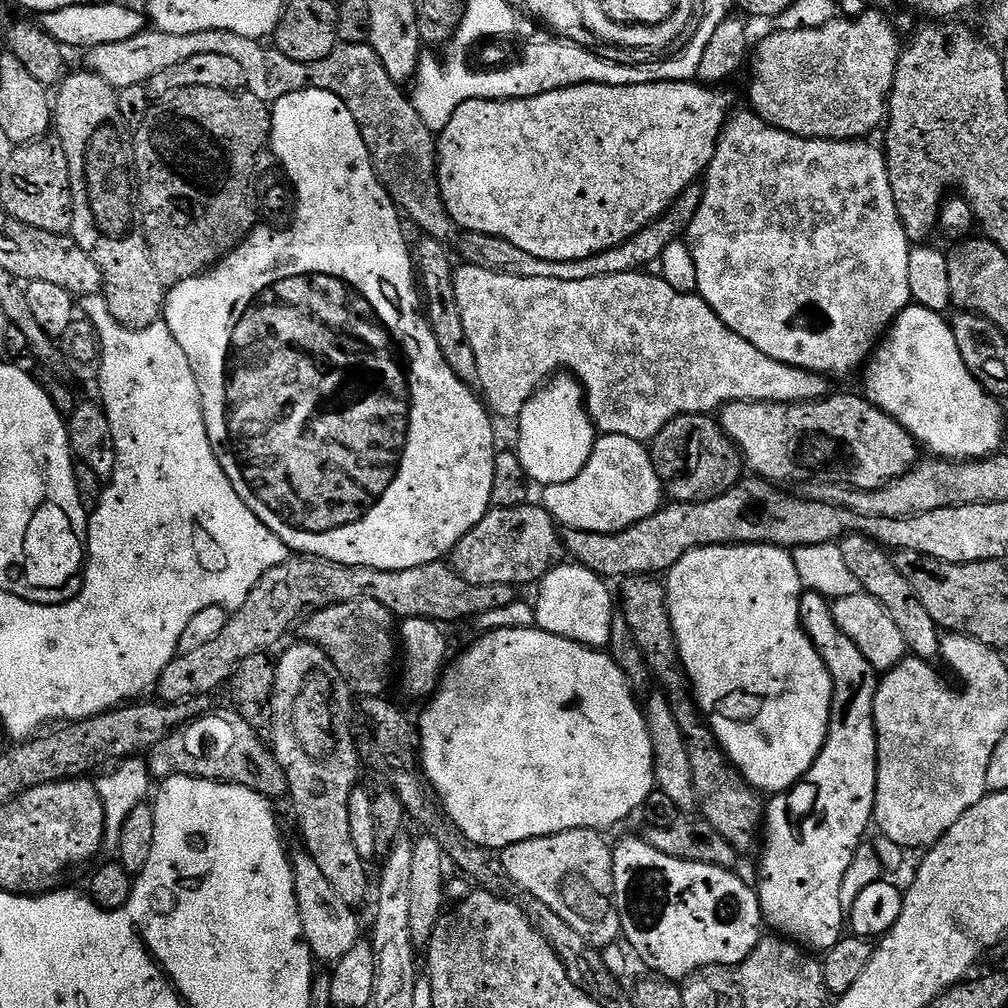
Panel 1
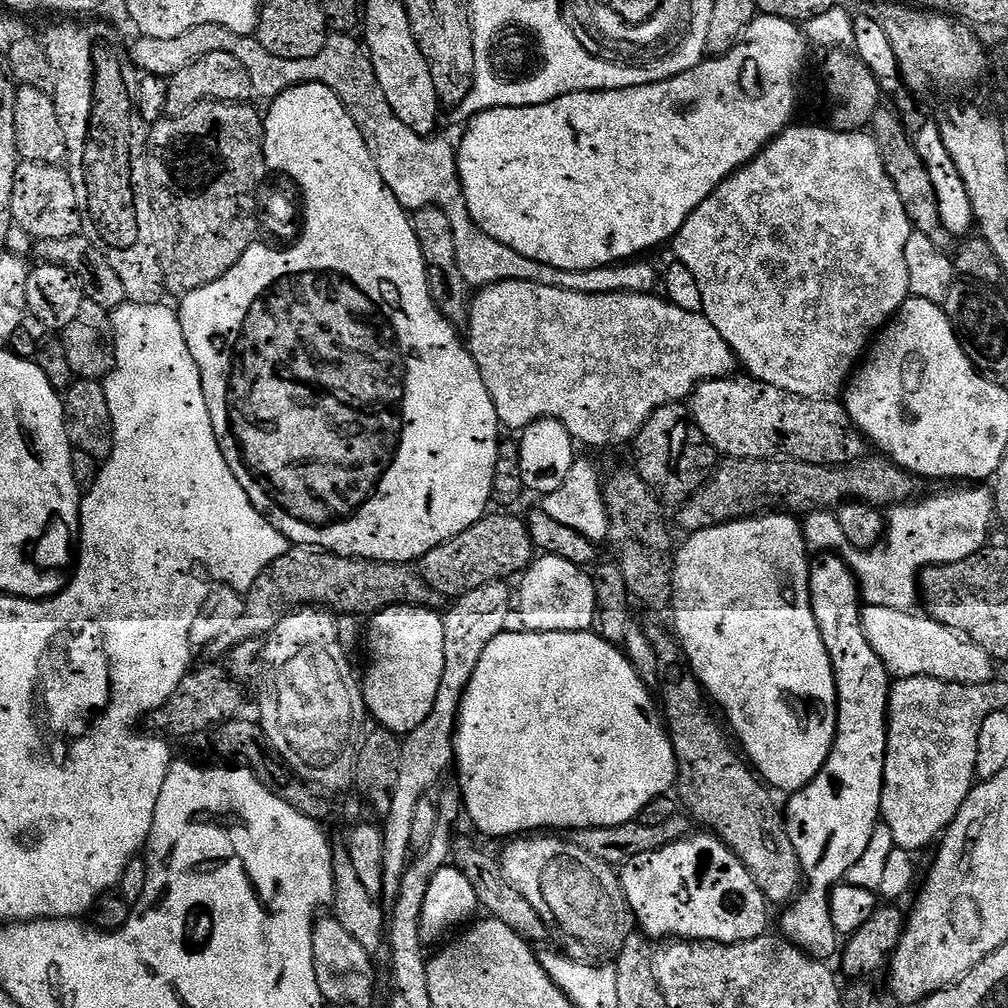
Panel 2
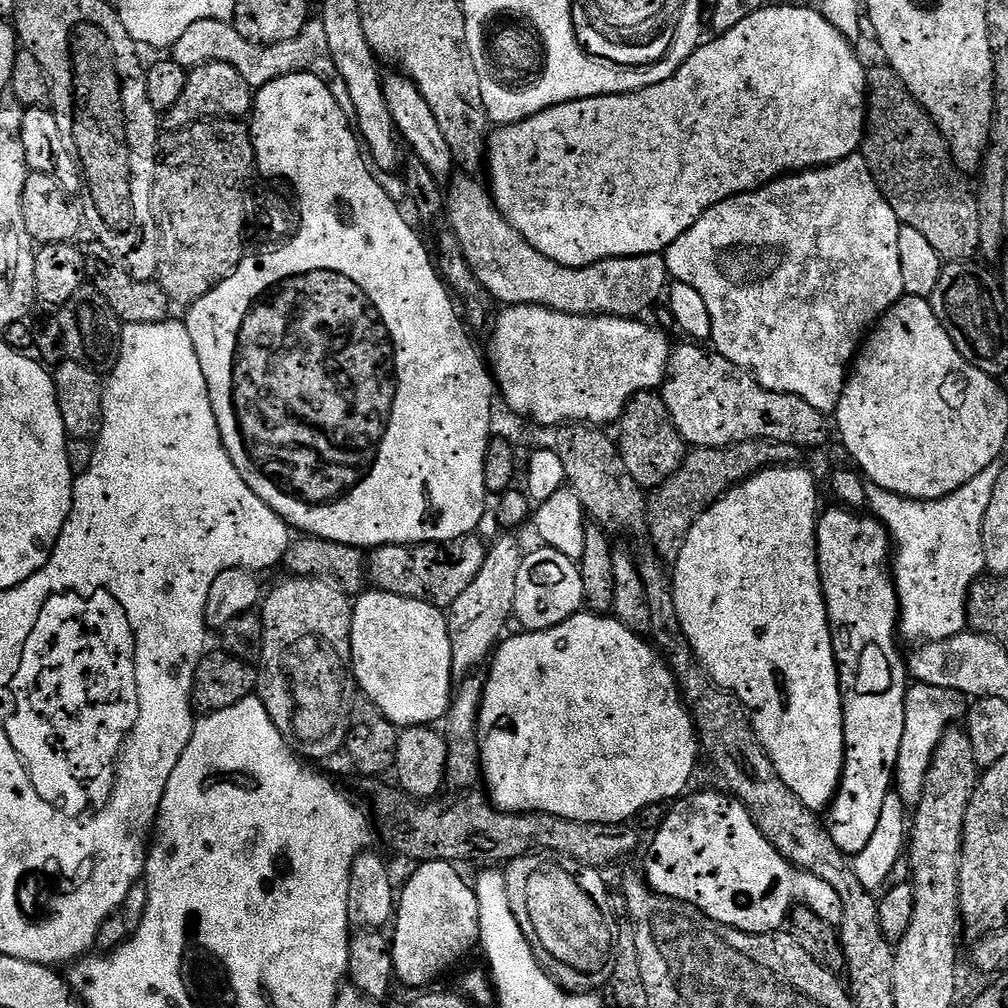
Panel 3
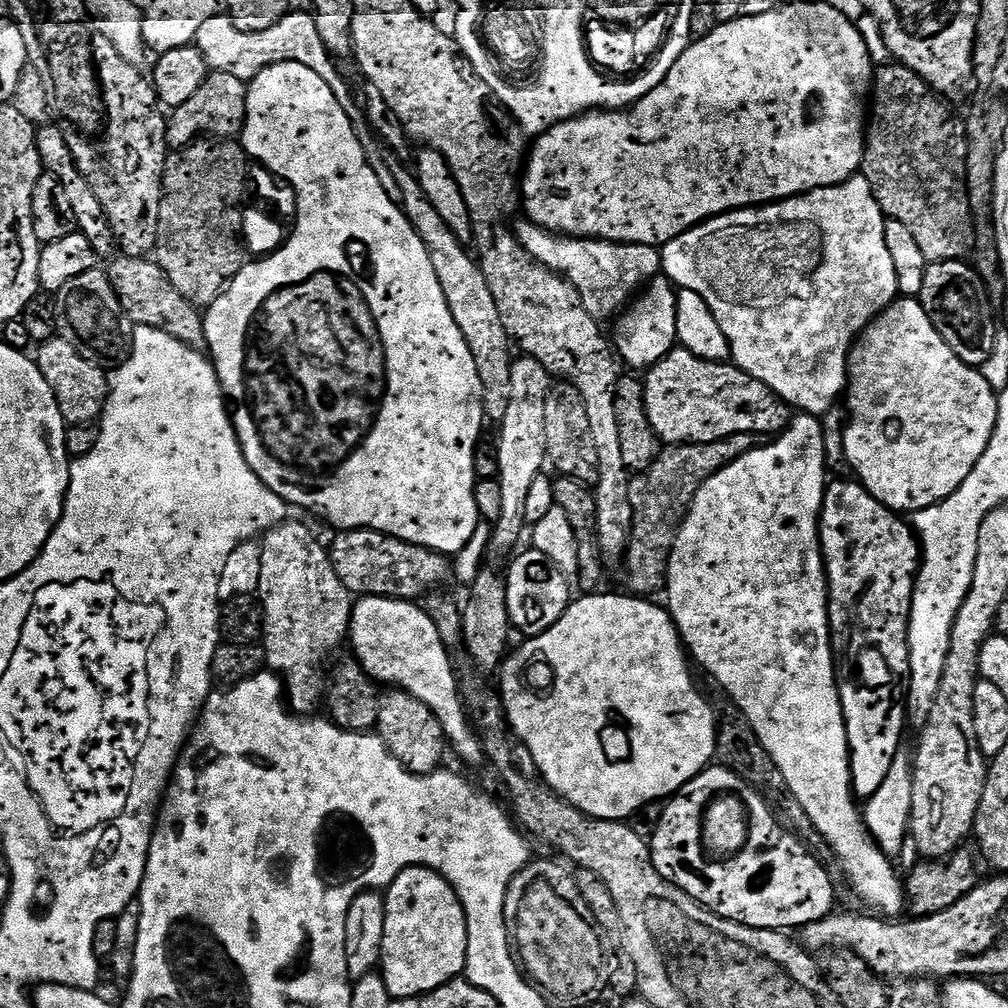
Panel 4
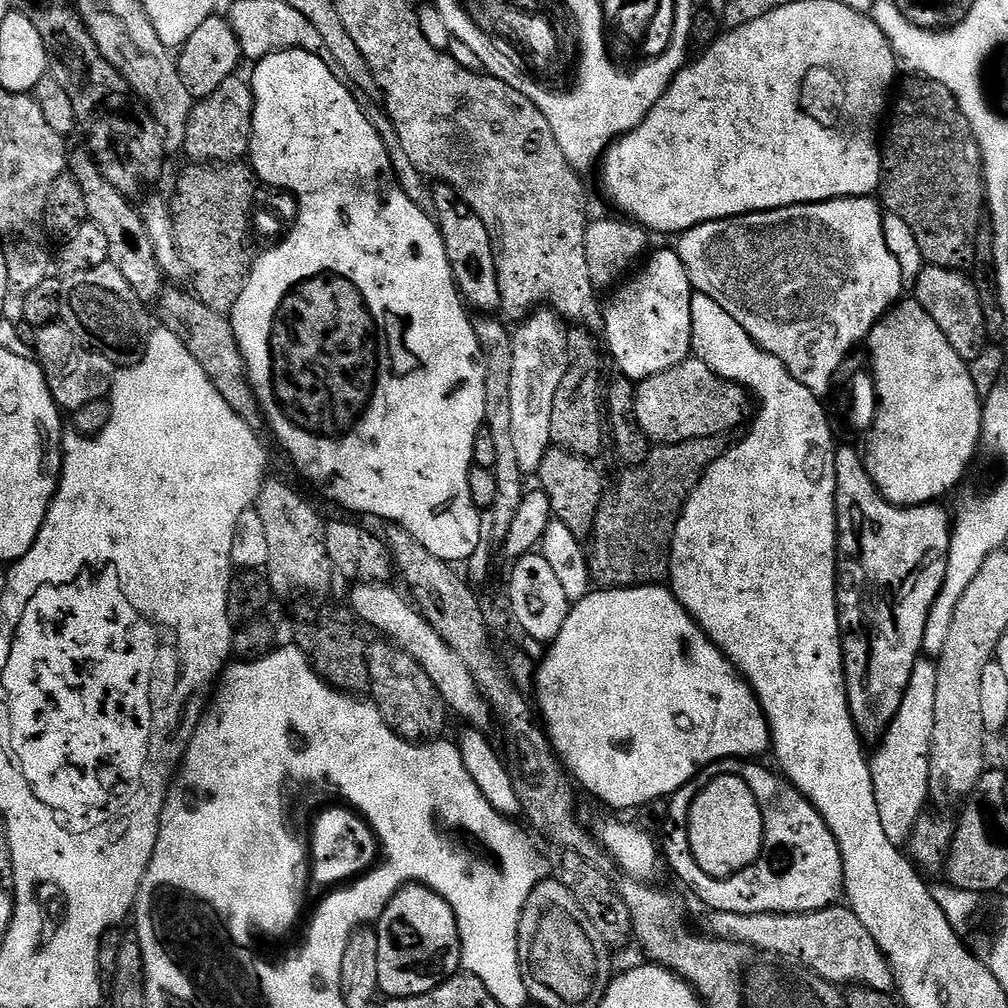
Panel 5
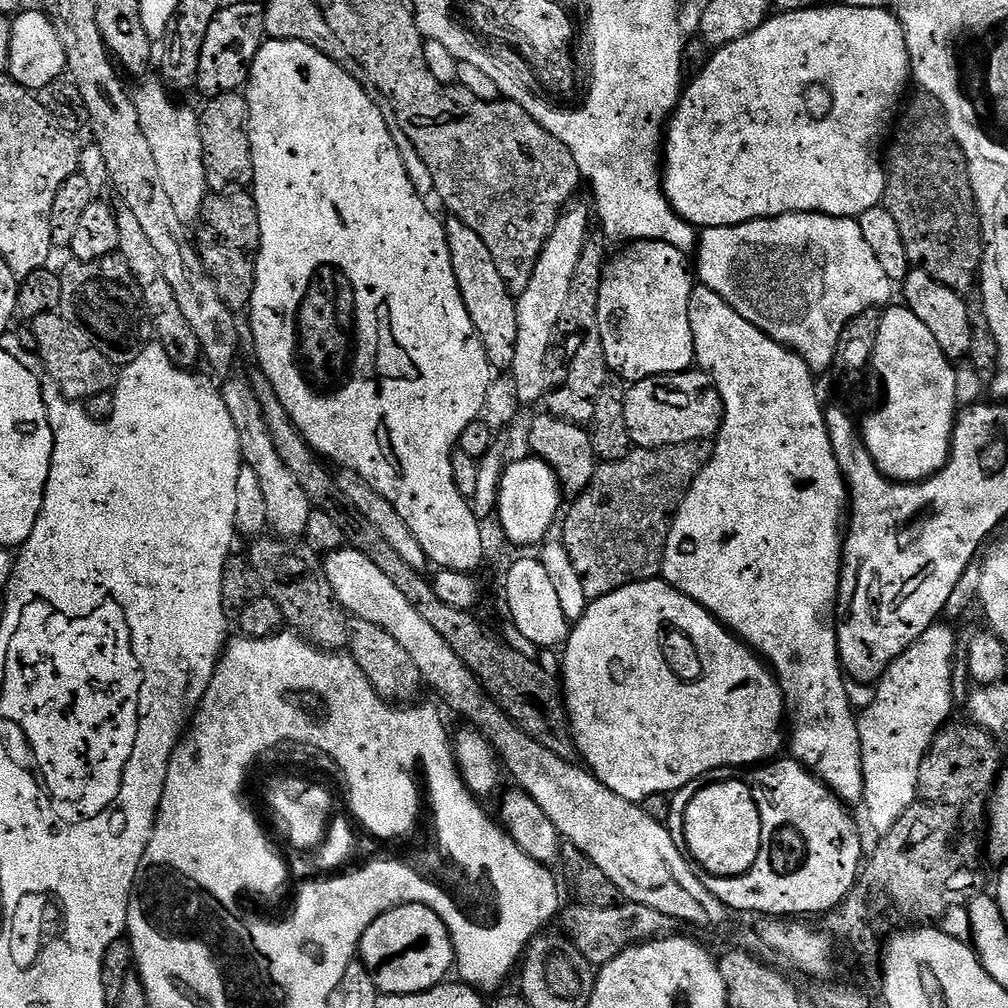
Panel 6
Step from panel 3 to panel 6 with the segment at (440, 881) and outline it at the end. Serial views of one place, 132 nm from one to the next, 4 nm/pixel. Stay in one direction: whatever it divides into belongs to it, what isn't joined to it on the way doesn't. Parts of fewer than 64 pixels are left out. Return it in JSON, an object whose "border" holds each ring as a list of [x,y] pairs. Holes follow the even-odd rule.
{"border":[[[403,904],[382,914],[368,927],[360,939],[359,959],[371,972],[376,983],[377,993],[393,996],[394,994],[418,994],[445,983],[448,971],[453,971],[456,963],[454,946],[448,933],[446,922],[434,911],[422,904]]]}

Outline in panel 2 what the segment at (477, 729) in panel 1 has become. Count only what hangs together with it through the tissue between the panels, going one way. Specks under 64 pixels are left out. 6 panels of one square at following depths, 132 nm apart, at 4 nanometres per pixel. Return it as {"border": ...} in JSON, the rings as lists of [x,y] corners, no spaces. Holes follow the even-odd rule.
{"border":[[[506,630],[498,638],[494,638],[494,642],[490,642],[490,646],[486,646],[485,652],[482,654],[482,662],[478,662],[478,670],[474,670],[474,678],[470,678],[470,686],[466,690],[466,694],[460,703],[460,718],[456,721],[456,742],[454,745],[454,768],[460,771],[460,783],[458,789],[463,796],[463,811],[466,813],[467,819],[472,819],[472,824],[480,832],[485,832],[488,836],[508,836],[507,838],[516,838],[521,834],[536,834],[541,830],[560,830],[556,828],[568,828],[567,830],[575,830],[578,828],[601,828],[602,826],[622,826],[623,824],[633,823],[639,817],[642,809],[648,805],[654,798],[665,795],[675,785],[676,782],[676,759],[674,758],[674,750],[672,749],[672,740],[668,737],[666,721],[662,715],[661,709],[658,707],[657,701],[654,699],[653,689],[643,684],[635,672],[634,666],[628,660],[625,653],[619,647],[610,642],[606,642],[601,636],[597,636],[595,631],[586,632],[529,632],[527,630],[519,630],[520,632],[512,632]]]}

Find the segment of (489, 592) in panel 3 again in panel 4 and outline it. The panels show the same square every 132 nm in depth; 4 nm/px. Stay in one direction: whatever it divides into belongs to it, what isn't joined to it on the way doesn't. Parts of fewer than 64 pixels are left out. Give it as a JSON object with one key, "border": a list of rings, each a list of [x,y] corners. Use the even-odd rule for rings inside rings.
{"border":[[[524,354],[513,359],[512,372],[513,385],[511,387],[510,406],[507,407],[504,420],[498,424],[500,440],[498,439],[496,450],[498,466],[500,467],[498,487],[502,498],[502,514],[498,514],[493,527],[496,529],[492,532],[493,554],[496,556],[509,555],[508,557],[511,557],[517,551],[516,543],[519,542],[520,535],[523,532],[525,535],[526,529],[529,527],[526,518],[526,498],[530,494],[530,485],[534,483],[534,478],[542,475],[546,468],[548,459],[546,400],[549,389],[554,384],[553,377],[532,356]]]}

